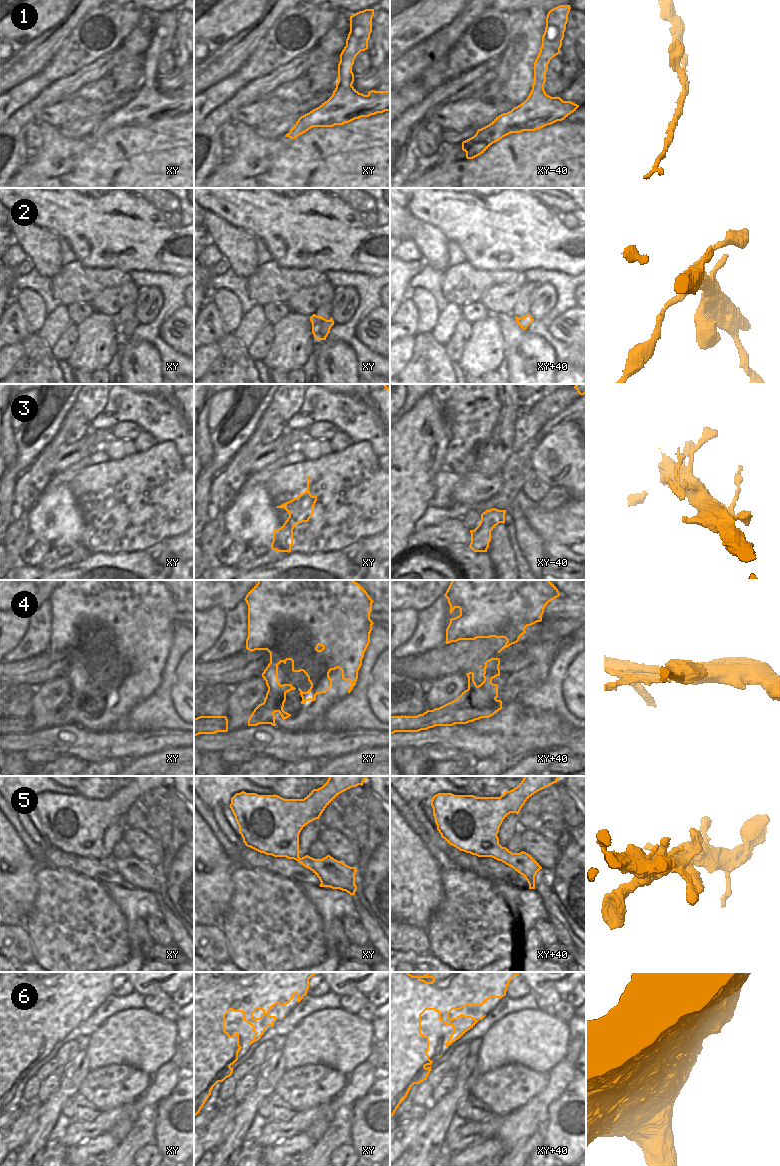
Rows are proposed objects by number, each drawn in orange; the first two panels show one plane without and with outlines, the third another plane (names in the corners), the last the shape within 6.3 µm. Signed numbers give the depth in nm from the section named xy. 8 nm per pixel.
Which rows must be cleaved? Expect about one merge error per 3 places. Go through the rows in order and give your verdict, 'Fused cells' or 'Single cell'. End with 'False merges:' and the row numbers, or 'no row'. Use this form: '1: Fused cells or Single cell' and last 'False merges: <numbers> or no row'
1: Single cell
2: Fused cells
3: Fused cells
4: Fused cells
5: Single cell
6: Single cell
False merges: 2, 3, 4

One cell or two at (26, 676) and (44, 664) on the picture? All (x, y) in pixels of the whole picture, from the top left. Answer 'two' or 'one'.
one

